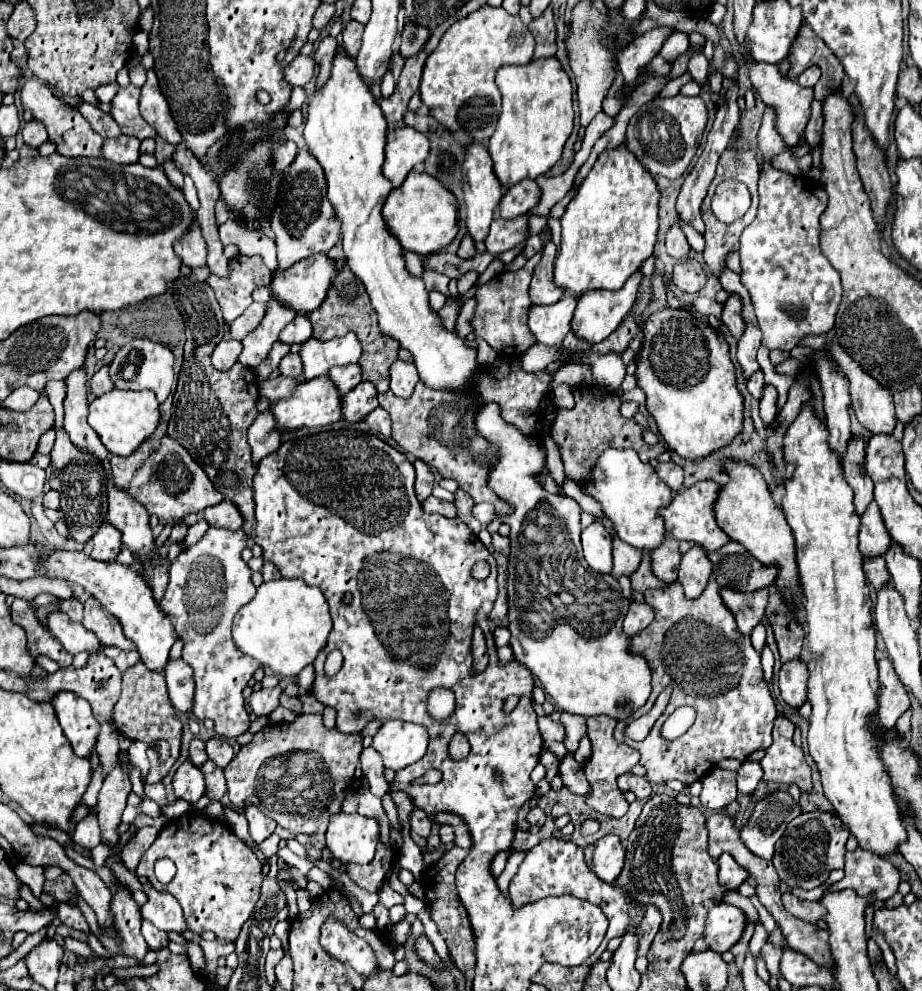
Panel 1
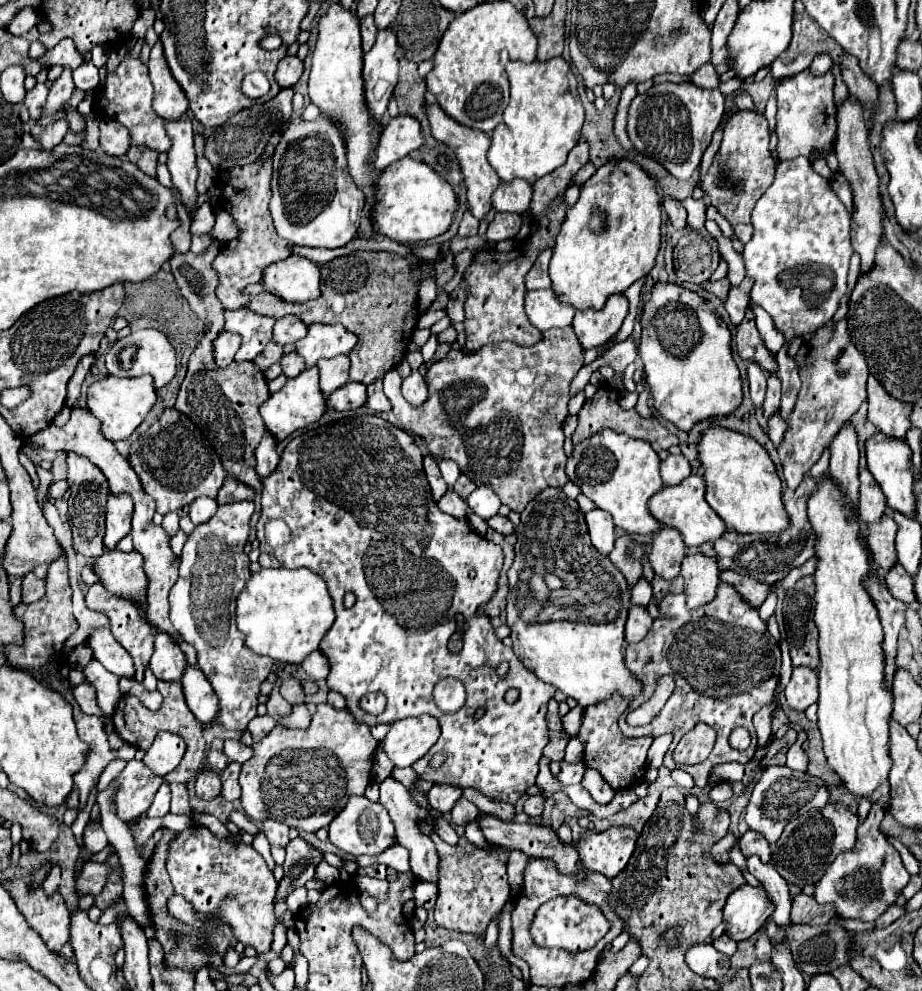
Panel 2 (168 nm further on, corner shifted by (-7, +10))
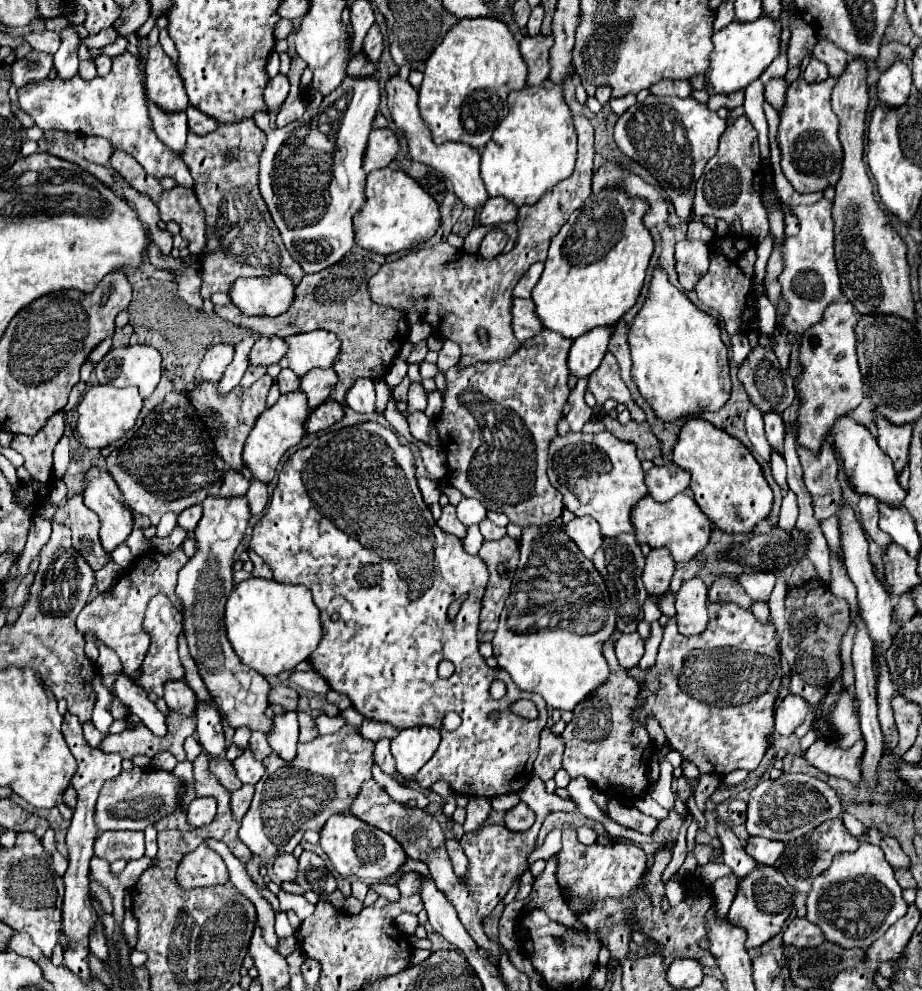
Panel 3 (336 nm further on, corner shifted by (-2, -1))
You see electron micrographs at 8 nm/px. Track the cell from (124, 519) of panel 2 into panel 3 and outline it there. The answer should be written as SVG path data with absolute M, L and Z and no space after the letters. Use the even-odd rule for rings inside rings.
M98 468L86 472L86 486L82 490L84 504L96 512L100 520L100 540L106 552L120 546L132 532L132 512L124 504L124 496L112 476Z

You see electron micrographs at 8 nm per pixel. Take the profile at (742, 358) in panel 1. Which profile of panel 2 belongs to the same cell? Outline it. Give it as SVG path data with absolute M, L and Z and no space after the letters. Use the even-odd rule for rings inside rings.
M747 361L747 377L749 377L749 385L751 385L751 399L755 403L755 407L761 407L763 397L765 397L765 371L755 363L755 361Z

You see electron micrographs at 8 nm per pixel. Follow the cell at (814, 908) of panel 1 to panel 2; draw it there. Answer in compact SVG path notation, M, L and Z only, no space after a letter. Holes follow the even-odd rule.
M799 893L793 899L791 921L793 923L809 923L809 925L823 925L835 917L833 905L821 905L815 901L813 895Z

